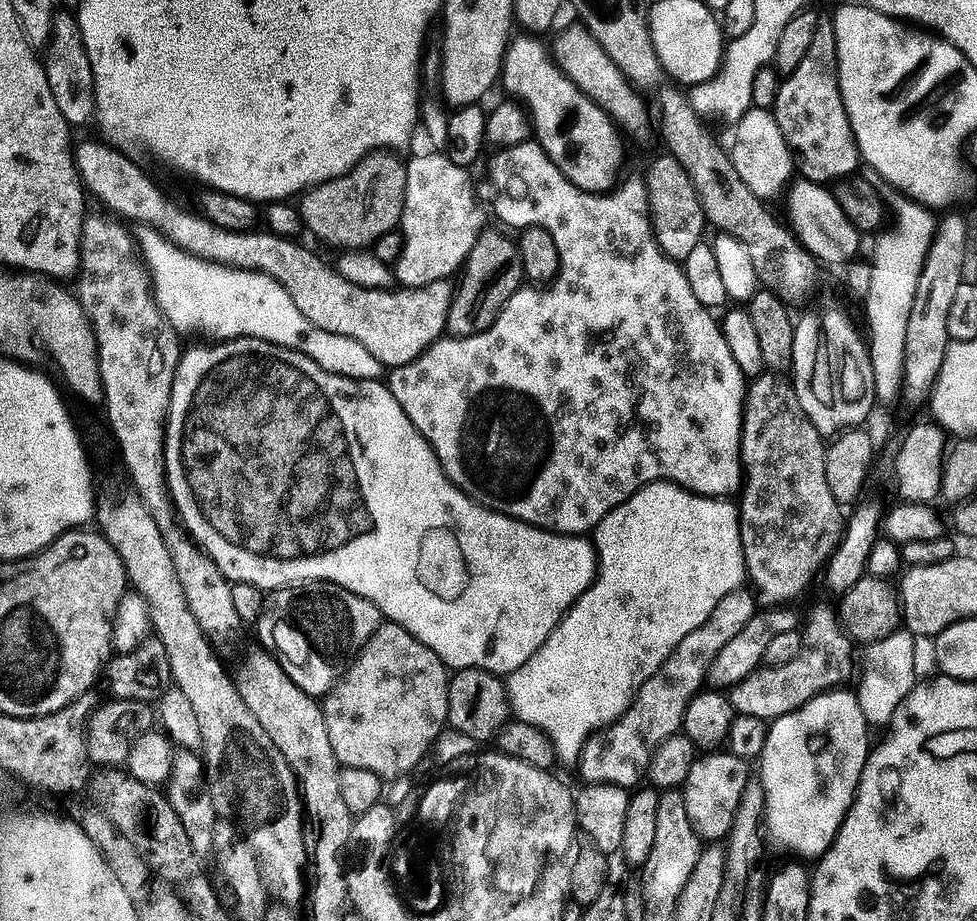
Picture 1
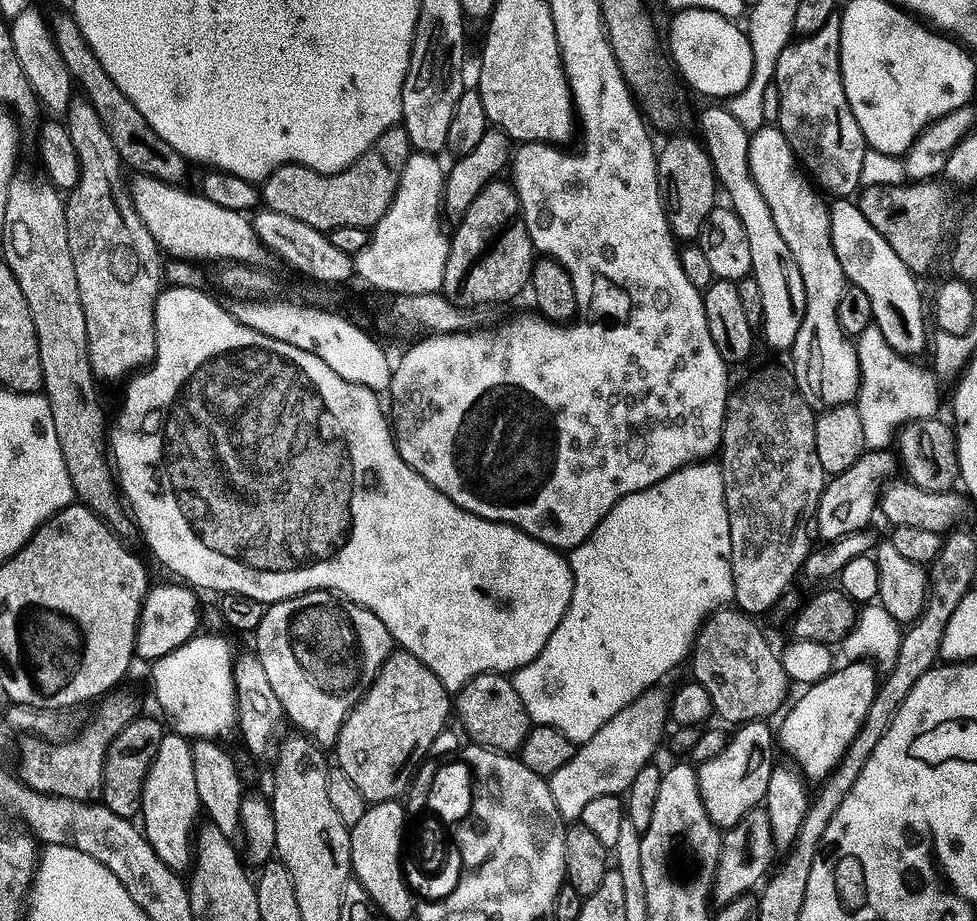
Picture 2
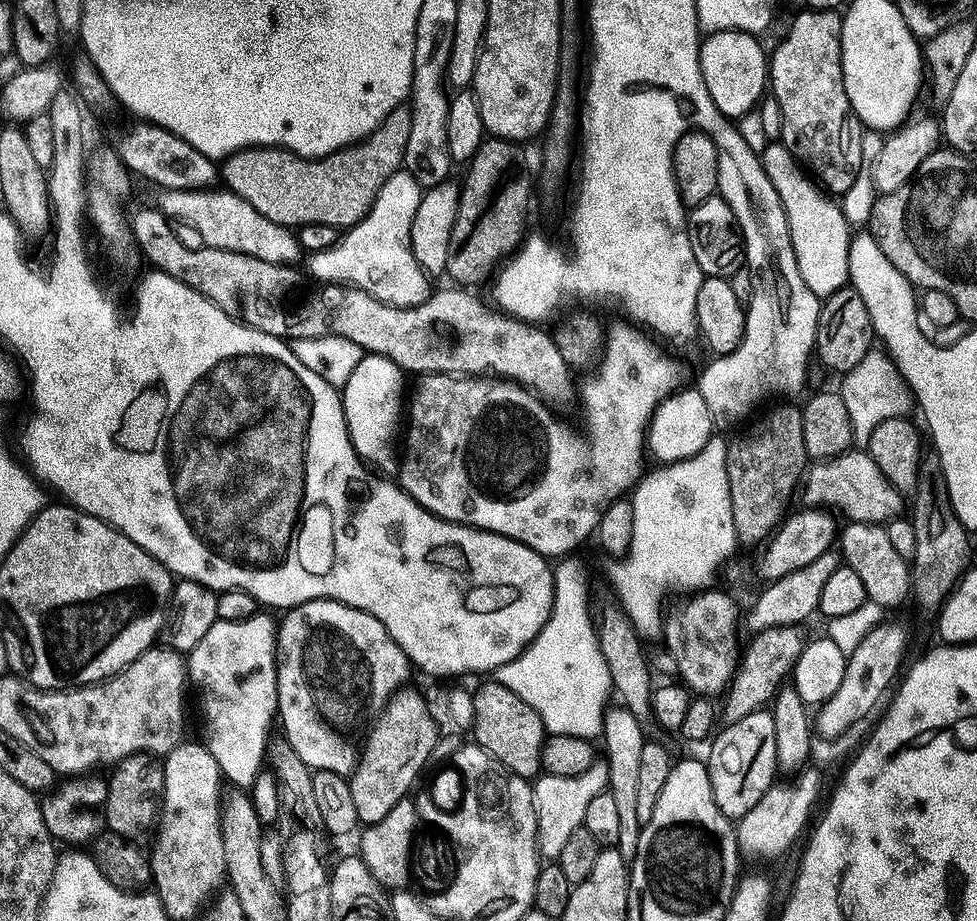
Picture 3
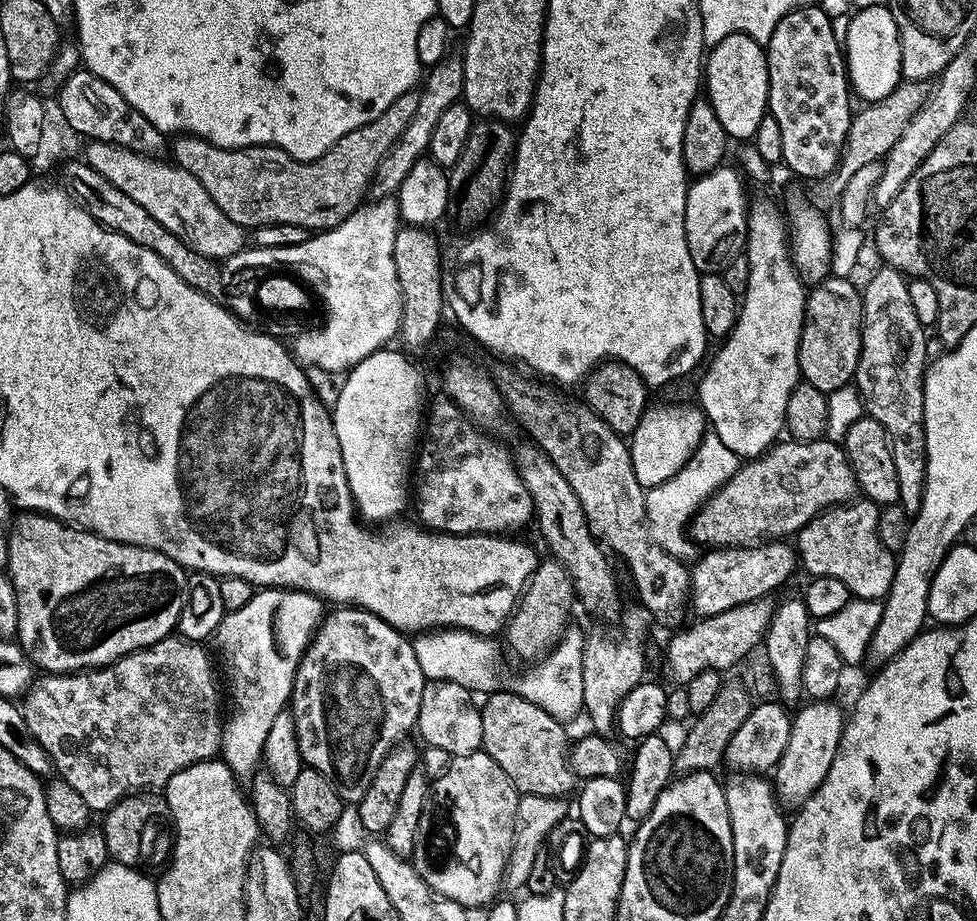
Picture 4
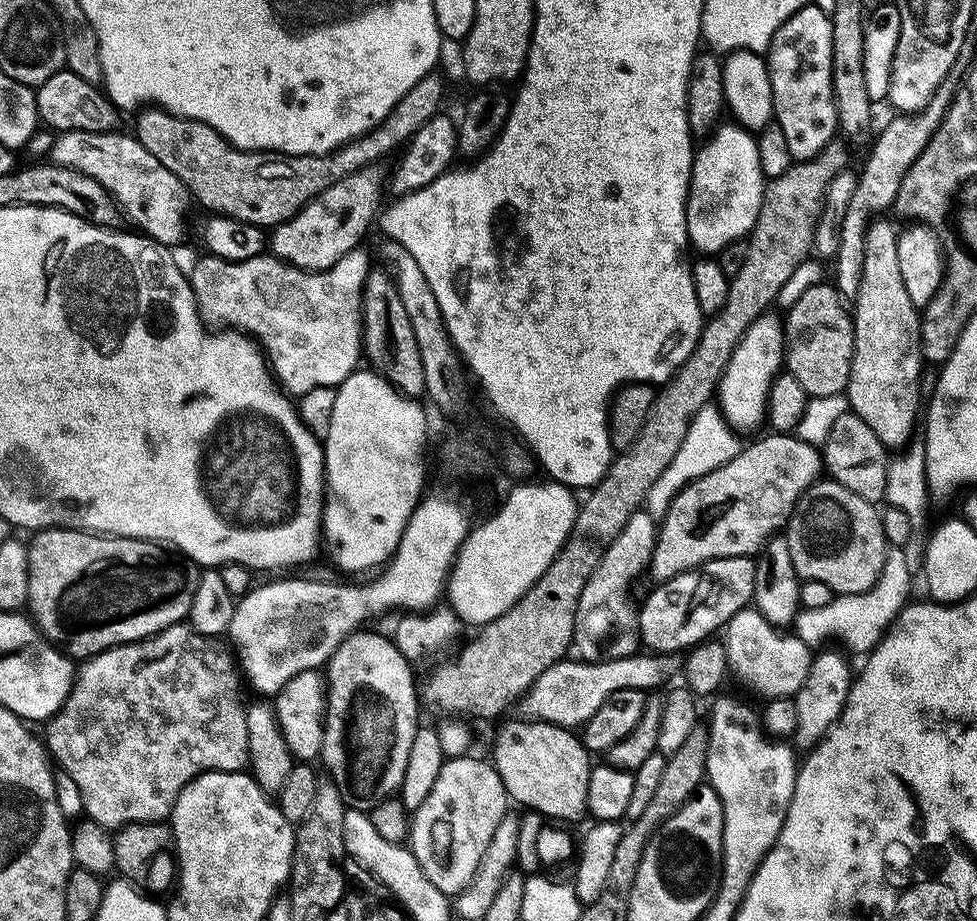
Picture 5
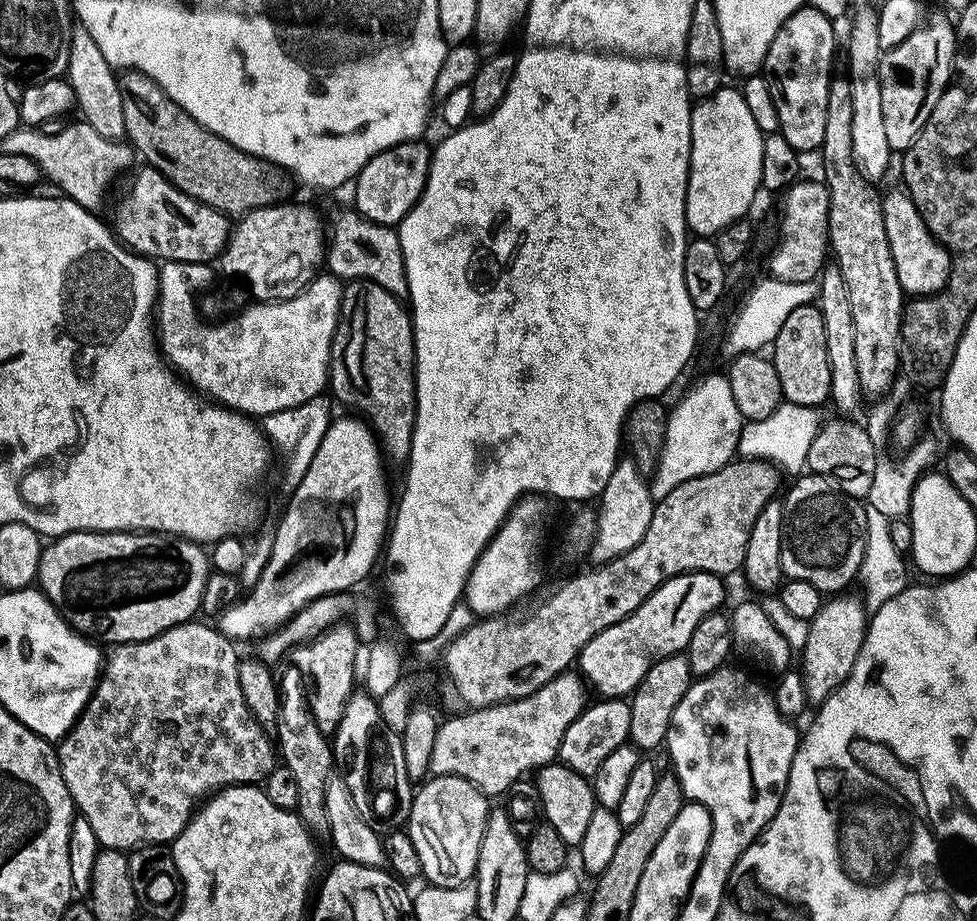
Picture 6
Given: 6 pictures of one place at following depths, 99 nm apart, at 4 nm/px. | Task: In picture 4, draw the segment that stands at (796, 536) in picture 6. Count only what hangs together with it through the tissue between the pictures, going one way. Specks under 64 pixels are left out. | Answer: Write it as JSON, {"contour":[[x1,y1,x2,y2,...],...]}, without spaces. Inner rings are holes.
{"contour":[[867,498,857,499,855,502,846,503,840,507,830,507,819,516,816,516,809,525,799,533,798,560,809,572,809,577,829,576,838,578,852,592,857,600,872,600,883,602,887,600,890,590,894,586,894,574,896,573,897,557,883,545,880,537,880,513,881,507,873,504]]}

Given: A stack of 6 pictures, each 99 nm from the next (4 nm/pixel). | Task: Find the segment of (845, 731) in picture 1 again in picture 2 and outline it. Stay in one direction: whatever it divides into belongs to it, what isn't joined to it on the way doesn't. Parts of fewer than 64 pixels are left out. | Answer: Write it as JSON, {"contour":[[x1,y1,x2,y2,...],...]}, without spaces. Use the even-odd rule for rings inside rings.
{"contour":[[852,662,846,667,849,668,841,672,840,669,833,671,822,682,811,685,805,691,808,693,787,709,788,717,780,732,778,728,779,747,781,744,796,759,792,759,795,767,812,782,823,782,835,771,851,744,858,738,875,700,878,689,877,669,868,662]]}

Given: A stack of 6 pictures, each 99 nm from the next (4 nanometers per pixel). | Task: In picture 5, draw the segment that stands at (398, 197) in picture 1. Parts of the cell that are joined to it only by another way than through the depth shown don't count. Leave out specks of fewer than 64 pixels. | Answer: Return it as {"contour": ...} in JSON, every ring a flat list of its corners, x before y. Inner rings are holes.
{"contour":[[433,74,422,78,398,106,378,127,363,136,361,140,354,140,344,148,338,148,327,156,281,156,271,152,245,152,243,148,234,148,227,140,223,140,210,126,206,126,197,120,187,120,185,116,174,116,171,112,165,112,163,108,148,106,135,117,136,129,134,135,170,174,174,174,188,187,189,197,196,200,205,208,208,214,217,217,234,219,240,223,248,223,250,226,260,227,265,230,275,230,280,225,293,220,300,211,314,202,320,195,337,186,348,175,364,167,371,167,380,162,383,156,388,156,396,147,407,145,413,136,431,119,441,115,440,103,444,100,444,80,440,74]]}

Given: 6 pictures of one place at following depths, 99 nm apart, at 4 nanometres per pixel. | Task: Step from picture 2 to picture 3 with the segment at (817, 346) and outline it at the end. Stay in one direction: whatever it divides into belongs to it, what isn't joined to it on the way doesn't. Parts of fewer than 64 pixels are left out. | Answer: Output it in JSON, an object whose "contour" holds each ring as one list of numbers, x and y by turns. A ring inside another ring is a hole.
{"contour":[[782,142,769,143,760,157,767,177,780,195,786,218,789,219,794,254,797,255,803,281,821,298,830,297,838,290,849,287,850,250,854,229,848,225,843,210,837,205,839,203,827,195,822,196,823,191]]}

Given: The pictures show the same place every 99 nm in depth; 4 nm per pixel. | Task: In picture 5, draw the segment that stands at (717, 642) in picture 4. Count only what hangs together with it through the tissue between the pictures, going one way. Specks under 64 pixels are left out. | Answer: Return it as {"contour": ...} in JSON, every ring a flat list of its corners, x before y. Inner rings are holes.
{"contour":[[642,652,629,658,587,663,568,658,551,667,521,701,521,715,525,719,558,725,560,728,576,730,588,724,598,710,614,693,634,689,648,694,650,690,669,687,683,675,685,659,677,653]]}

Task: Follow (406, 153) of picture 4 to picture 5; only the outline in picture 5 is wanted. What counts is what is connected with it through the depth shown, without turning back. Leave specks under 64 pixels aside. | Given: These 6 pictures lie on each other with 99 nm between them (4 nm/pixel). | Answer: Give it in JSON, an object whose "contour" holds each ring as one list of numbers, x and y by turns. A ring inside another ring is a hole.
{"contour":[[364,167,354,175,348,175,303,208,293,220,275,229,270,236,271,255,286,264,293,264,295,268,301,268,303,272,315,274,328,272,338,266,342,258,357,251,363,245,360,243,364,235,371,230,372,224,374,228,377,223,381,211,380,202,383,192,386,192,388,172,380,167]]}

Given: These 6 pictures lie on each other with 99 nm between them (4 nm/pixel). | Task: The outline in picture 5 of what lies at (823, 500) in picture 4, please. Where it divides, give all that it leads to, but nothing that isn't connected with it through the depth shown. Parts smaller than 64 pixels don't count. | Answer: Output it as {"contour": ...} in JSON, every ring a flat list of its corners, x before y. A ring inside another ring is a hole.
{"contour":[[771,433,764,440,748,445,726,466,703,476,675,497,670,510,662,517,659,539,653,550,650,575,656,582,667,582,682,573,695,571,711,561,726,558,759,557,774,537,787,529,802,499,824,474,823,453,812,444,787,433]]}

